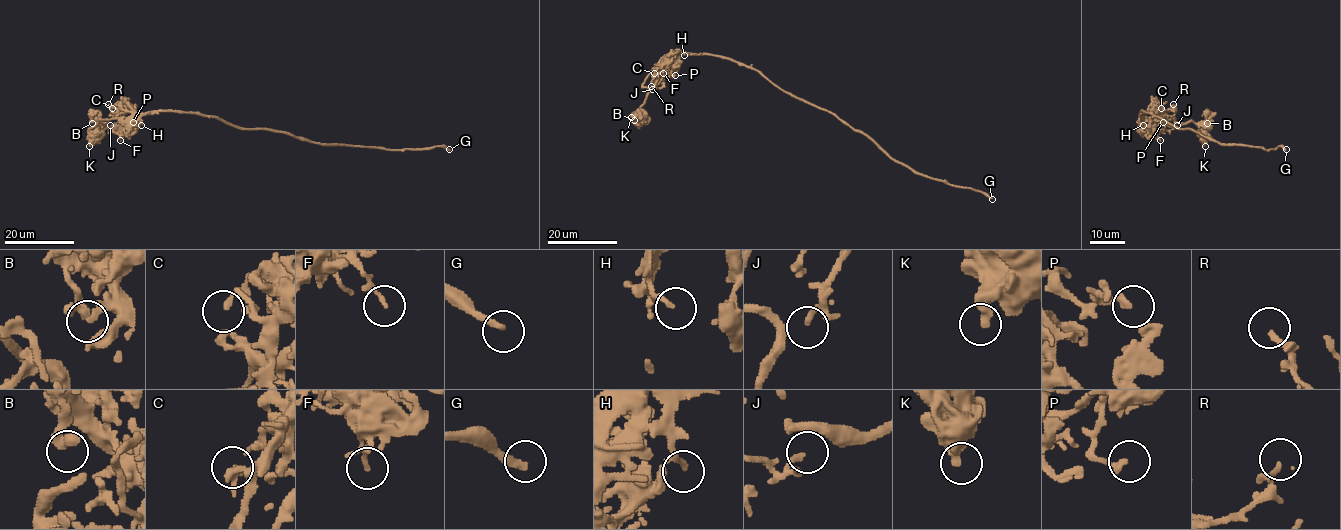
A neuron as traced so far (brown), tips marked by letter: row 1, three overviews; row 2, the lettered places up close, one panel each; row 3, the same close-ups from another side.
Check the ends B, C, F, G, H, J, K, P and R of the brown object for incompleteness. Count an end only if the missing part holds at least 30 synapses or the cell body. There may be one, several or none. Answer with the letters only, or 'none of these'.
G

